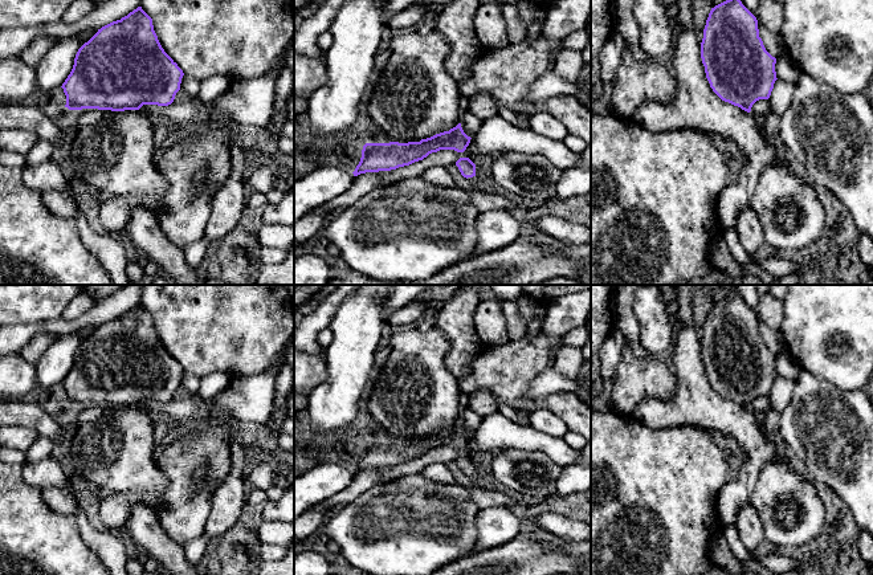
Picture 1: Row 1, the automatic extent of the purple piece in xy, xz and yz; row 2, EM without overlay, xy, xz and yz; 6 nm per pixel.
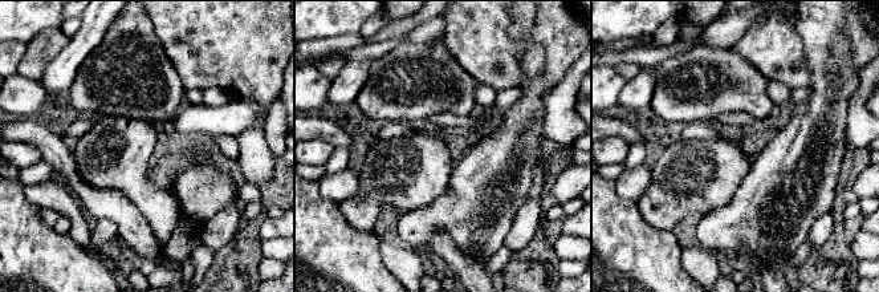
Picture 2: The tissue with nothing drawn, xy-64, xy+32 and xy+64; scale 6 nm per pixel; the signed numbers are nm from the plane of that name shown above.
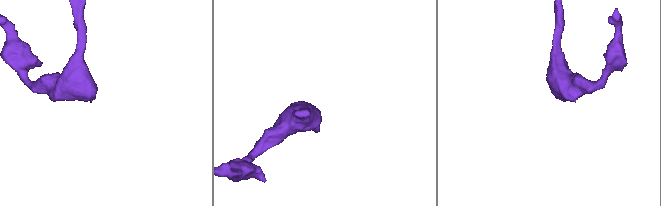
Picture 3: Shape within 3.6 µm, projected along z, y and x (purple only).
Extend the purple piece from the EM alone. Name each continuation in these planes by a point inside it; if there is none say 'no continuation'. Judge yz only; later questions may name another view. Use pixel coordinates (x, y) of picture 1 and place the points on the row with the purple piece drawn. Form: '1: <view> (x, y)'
no continuation

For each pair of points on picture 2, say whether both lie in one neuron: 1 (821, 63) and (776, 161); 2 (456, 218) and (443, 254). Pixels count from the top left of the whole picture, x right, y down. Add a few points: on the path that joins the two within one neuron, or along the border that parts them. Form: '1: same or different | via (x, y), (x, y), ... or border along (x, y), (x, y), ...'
1: same | via (821, 86), (821, 114), (800, 137)
2: different | border along (426, 248), (431, 235), (444, 230), (471, 258)

